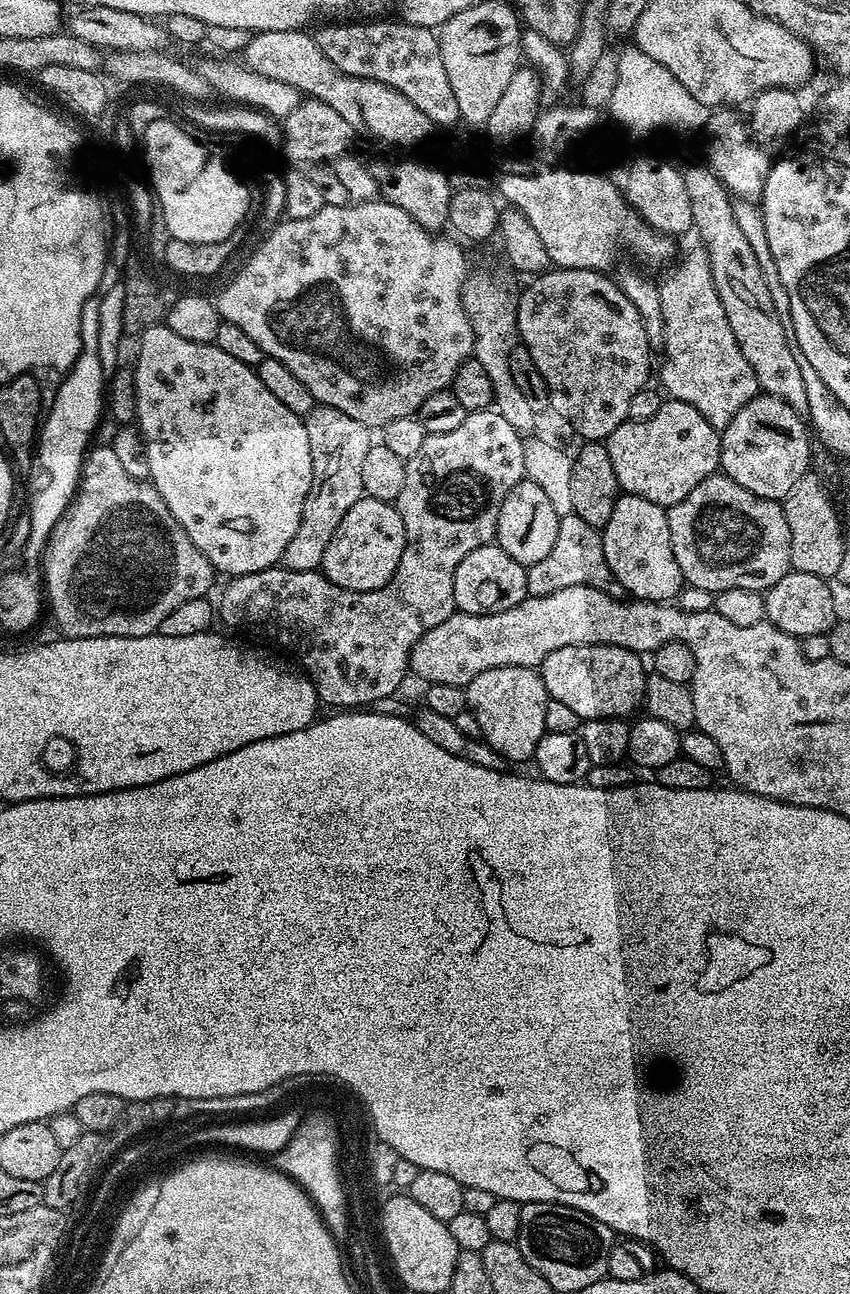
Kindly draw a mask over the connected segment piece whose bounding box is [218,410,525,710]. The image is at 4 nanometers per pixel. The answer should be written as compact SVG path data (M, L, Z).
M481 410L479 412L470 412L464 419L463 429L459 432L451 432L450 434L428 434L425 435L422 446L418 446L418 452L404 461L404 477L402 478L402 494L398 494L398 498L394 502L396 509L400 511L400 517L406 528L406 546L402 558L398 562L398 568L394 570L394 574L390 578L390 582L386 582L386 586L382 586L378 590L370 590L369 592L348 592L345 588L339 588L336 584L327 582L312 585L308 584L310 580L309 573L306 572L290 572L283 566L267 568L261 572L254 574L242 574L241 576L233 576L227 581L228 585L224 588L224 593L220 596L220 604L218 600L218 616L225 620L232 628L253 628L256 632L261 632L264 636L269 636L272 640L277 640L282 647L288 652L293 652L298 659L304 663L303 671L316 687L317 697L321 701L324 700L328 704L333 704L336 710L356 710L361 706L372 706L375 700L384 700L387 696L392 696L396 692L396 687L407 677L410 672L410 661L412 658L412 648L422 638L422 634L426 634L430 630L434 630L434 626L442 626L442 622L446 622L446 618L450 618L453 612L457 611L454 602L454 570L458 570L458 562L462 562L462 558L466 558L466 554L470 554L470 550L478 550L484 544L491 544L496 539L496 527L498 526L498 510L502 506L502 502L506 498L506 494L510 494L510 490L518 484L520 480L525 479L524 474L524 443L522 436L516 432L514 426L510 426L505 418L495 410Z

